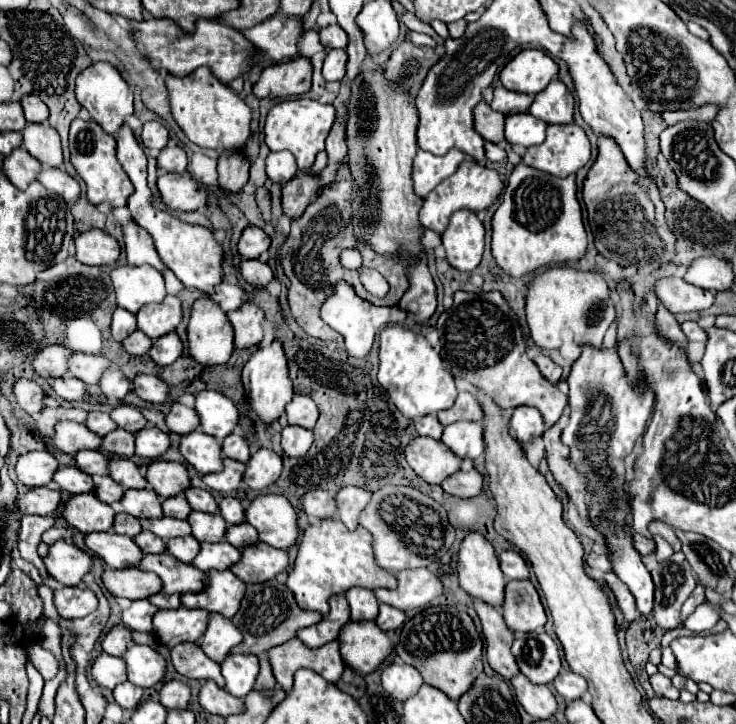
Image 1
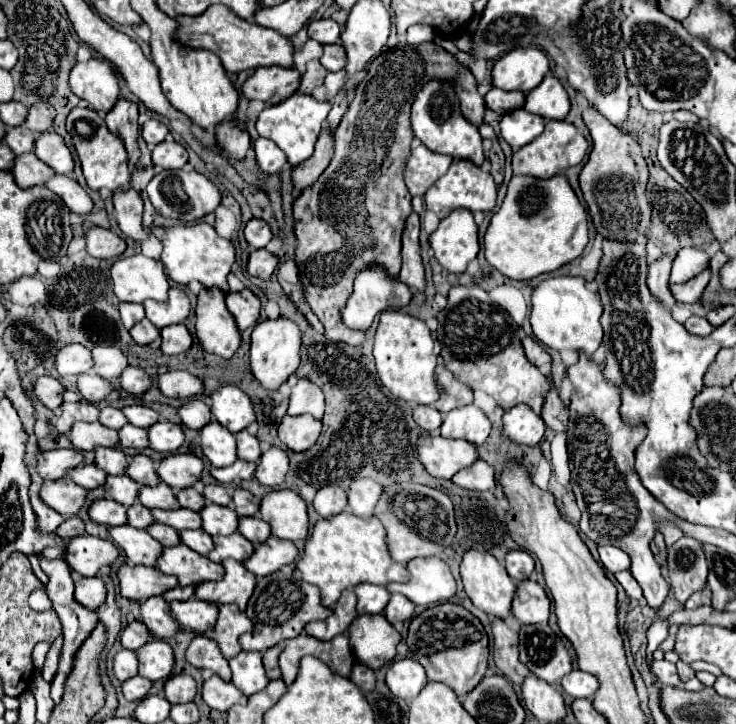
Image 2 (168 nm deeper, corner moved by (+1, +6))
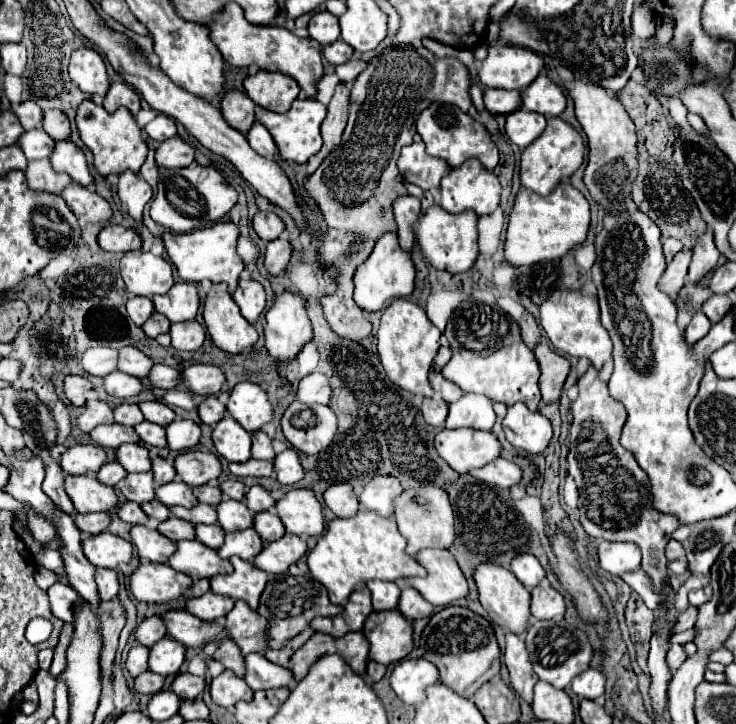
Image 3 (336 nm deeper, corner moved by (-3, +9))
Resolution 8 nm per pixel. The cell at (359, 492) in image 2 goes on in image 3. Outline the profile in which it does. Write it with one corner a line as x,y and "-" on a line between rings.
375,476
359,496
359,502
377,514
393,516
395,498
403,492
403,486
393,476

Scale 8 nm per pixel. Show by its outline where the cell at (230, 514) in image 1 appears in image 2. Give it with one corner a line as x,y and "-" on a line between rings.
235,489
231,501
233,501
233,509
239,517
253,517
259,511
259,499
253,497
245,489

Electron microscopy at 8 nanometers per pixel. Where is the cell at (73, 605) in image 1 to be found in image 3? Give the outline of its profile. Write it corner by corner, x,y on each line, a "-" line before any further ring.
97,568
95,582
97,582
97,586
99,586
99,596
101,596
101,600
111,600
111,598
117,596
117,592
119,592
119,580
117,580
115,570

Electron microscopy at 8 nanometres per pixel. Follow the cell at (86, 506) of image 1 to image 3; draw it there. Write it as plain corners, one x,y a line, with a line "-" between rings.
125,502
121,508
119,508
119,518
123,522
129,522
129,524
147,524
149,518
147,514
141,510
139,504
135,502

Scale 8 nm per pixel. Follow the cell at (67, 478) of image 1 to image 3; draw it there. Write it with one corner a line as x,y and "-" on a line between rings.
111,462
101,466
101,470
97,472
97,480
107,484
107,486
117,486
123,478
127,476
127,470
119,464
119,462

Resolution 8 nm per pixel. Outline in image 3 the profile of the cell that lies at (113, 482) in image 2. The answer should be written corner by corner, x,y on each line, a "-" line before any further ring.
141,472
141,474
129,474
123,482
119,482
119,490
127,500
133,500
137,504
149,502
155,498
155,482
153,472

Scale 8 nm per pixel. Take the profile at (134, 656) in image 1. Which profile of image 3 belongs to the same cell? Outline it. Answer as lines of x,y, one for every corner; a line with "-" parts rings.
165,636
149,652
149,670
161,676
177,674
185,660
185,646

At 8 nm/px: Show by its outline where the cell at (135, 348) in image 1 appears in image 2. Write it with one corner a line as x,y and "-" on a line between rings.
149,319
139,321
135,327
131,327
129,333
137,345
149,345
151,341
155,341
159,337
159,329

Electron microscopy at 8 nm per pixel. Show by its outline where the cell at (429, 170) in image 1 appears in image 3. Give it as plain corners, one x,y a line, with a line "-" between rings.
413,142
401,150
397,168
407,182
417,184
421,190
433,190
439,186
439,180
449,166
439,158
431,158
425,152
423,142

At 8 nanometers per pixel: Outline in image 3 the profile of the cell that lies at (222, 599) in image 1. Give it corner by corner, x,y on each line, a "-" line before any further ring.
237,556
231,558
231,564
235,568
231,574
211,578
211,590
215,594
231,596
235,600
245,600
253,610
257,610
259,596
267,584
267,574
255,564

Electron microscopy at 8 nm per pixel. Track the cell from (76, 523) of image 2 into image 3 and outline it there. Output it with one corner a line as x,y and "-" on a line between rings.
95,512
95,514
77,514
75,516
75,524
79,526
81,532
85,534
99,534
99,532
105,532
107,526
109,526
111,518
107,512

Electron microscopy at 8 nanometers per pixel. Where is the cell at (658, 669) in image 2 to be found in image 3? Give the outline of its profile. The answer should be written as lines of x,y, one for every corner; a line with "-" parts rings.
671,644
669,652
667,652
667,666
671,670
677,670
685,660
687,660
687,652
685,652
683,644

